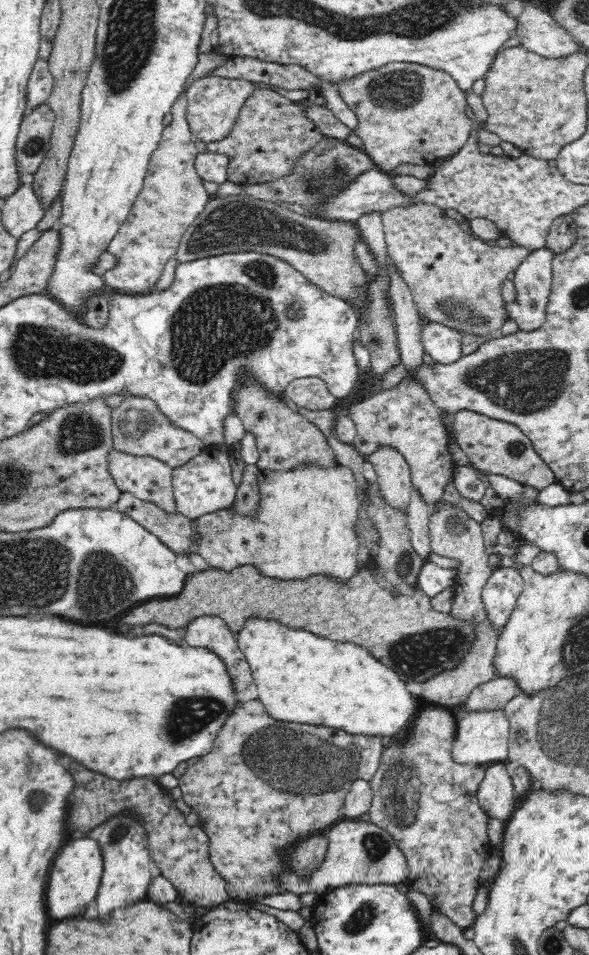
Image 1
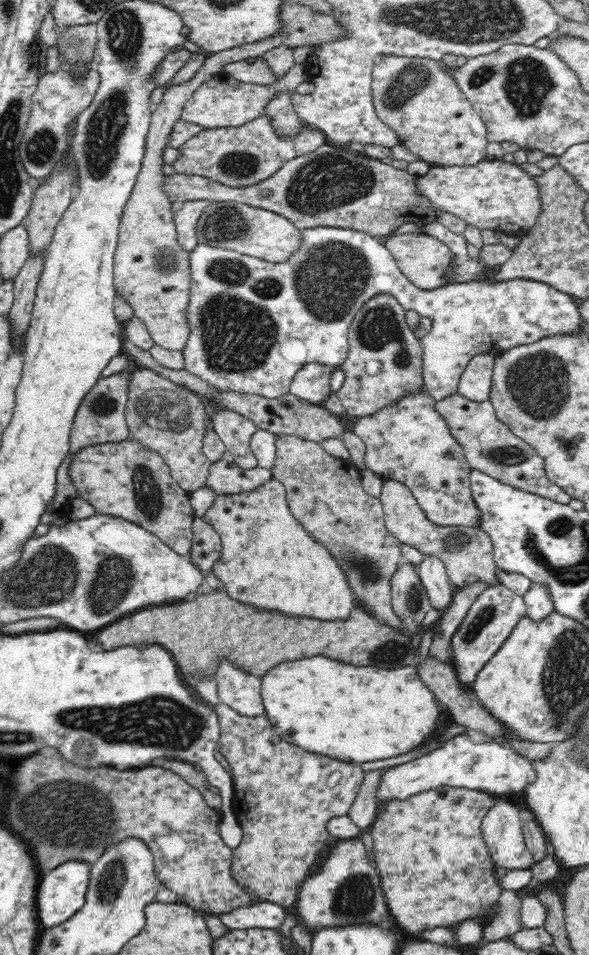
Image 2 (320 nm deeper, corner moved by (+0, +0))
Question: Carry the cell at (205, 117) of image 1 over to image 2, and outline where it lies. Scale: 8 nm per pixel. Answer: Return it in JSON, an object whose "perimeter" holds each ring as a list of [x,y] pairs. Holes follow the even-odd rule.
{"perimeter":[[[295,63],[276,86],[260,86],[241,82],[220,73],[214,76],[208,83],[200,86],[192,93],[192,98],[186,102],[181,112],[181,119],[192,124],[203,126],[204,129],[242,126],[262,115],[266,102],[278,91],[295,91],[295,89],[308,80],[305,65]]]}

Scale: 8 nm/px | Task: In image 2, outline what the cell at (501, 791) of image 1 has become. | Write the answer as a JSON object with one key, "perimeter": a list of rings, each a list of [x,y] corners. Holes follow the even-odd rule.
{"perimeter":[[[497,797],[496,804],[482,821],[482,838],[492,862],[495,868],[505,868],[506,872],[528,869],[532,865],[519,814],[520,809],[508,797]]]}

